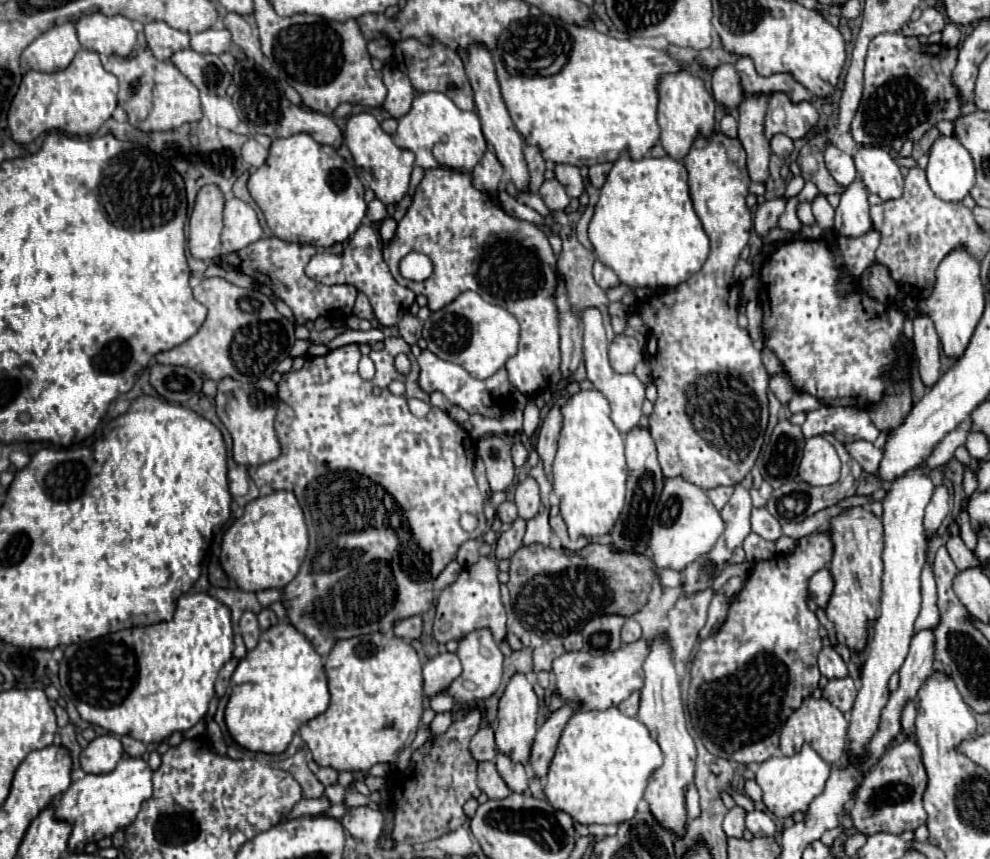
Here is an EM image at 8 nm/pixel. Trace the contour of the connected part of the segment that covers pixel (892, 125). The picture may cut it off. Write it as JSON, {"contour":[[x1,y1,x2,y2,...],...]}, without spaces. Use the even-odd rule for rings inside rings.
{"contour":[[879,34,871,40,865,60,865,86,859,110,851,122,851,136,859,146,881,146,899,152,905,140,917,142,941,120,959,116,957,90,951,84,951,70,957,62,957,48,921,46,917,38,903,34]]}

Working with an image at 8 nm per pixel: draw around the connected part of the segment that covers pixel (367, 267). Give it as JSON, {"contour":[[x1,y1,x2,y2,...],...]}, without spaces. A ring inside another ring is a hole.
{"contour":[[361,224,359,230,353,234,353,238,345,246,343,254,327,254,327,252,315,254,305,268,305,274,321,284,327,284,327,286,335,286,335,284,355,286,359,292,363,292,369,298,373,312,375,312,375,318,385,328,397,326,399,318,415,302,415,294,409,288,403,288,393,280,387,264,381,258,381,240,375,234,375,230,371,226,365,226,365,224]]}

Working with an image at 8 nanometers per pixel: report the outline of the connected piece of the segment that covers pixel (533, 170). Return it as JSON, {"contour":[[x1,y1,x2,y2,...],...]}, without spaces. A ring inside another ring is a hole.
{"contour":[[525,146,525,160,529,164,529,174,531,174,531,184,529,184,529,190,533,194,539,192,541,184,543,184,543,174,545,174,545,160,541,156,541,150,537,146]]}

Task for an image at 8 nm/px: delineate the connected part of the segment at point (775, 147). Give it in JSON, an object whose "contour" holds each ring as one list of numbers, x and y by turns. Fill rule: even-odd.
{"contour":[[777,134,771,138,771,150,781,156,781,158,787,158,791,152,793,152,793,140,787,138,785,134]]}

